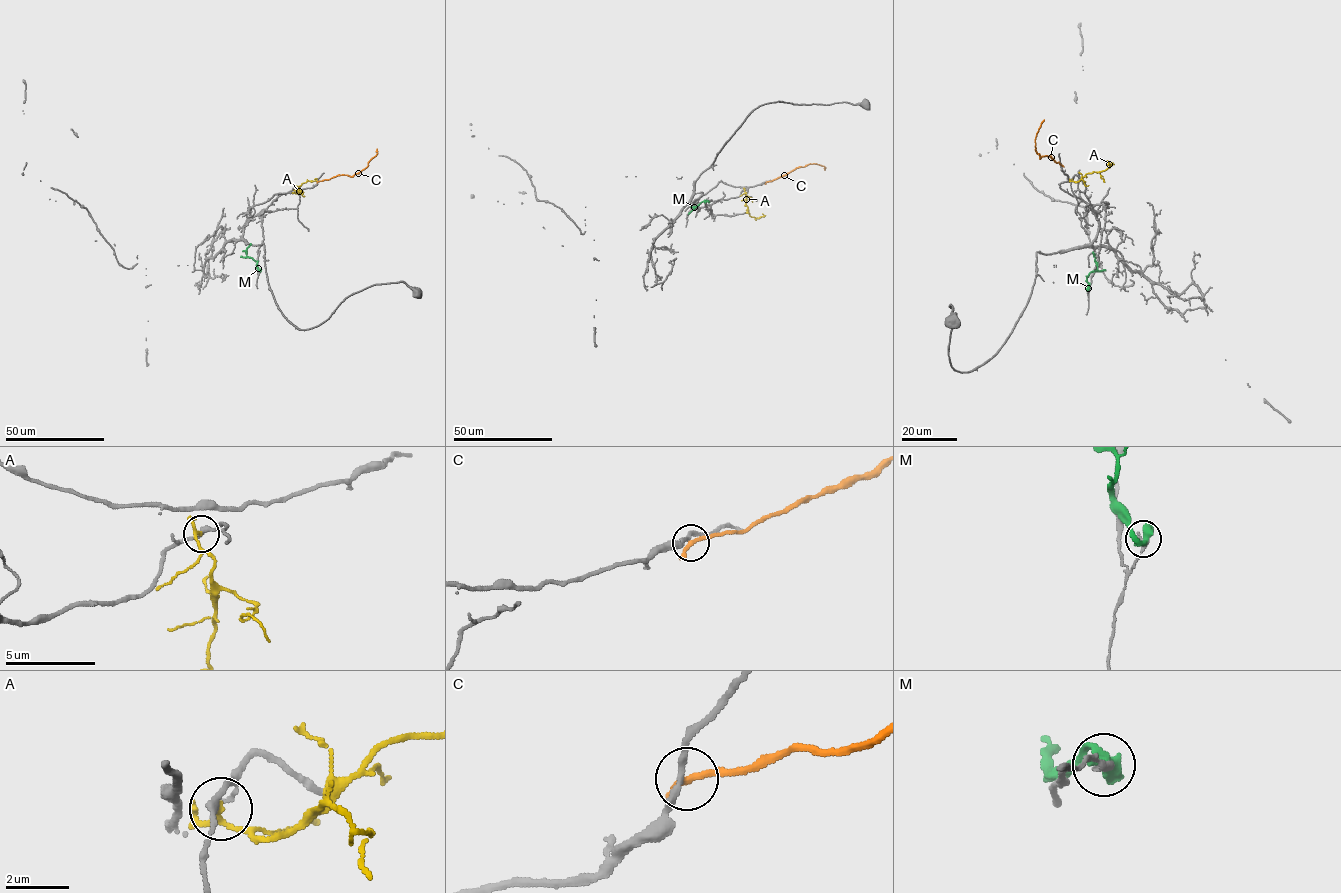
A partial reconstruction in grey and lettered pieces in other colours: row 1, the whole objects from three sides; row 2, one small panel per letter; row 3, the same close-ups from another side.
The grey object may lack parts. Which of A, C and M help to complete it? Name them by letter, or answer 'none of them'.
none of them

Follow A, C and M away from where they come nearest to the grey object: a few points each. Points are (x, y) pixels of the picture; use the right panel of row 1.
A: (1072, 180), (1078, 182), (1089, 173), (1107, 169), (1111, 164), (1105, 162)
C: (1061, 165), (1049, 156), (1040, 157), (1037, 153), (1035, 139), (1044, 119)
M: (1088, 290), (1087, 278), (1097, 269), (1093, 251)

